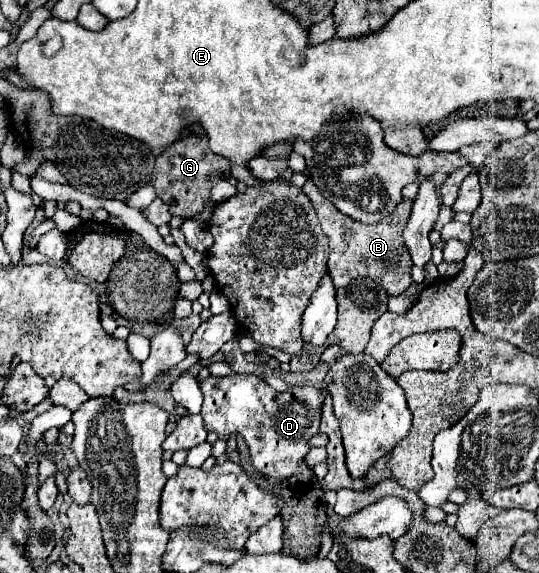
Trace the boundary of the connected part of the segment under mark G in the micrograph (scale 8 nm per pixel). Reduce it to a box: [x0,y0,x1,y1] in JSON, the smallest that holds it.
[151,134,215,220]

